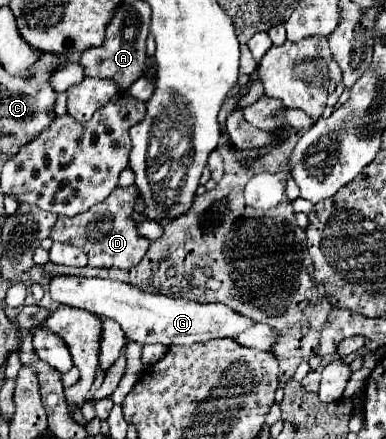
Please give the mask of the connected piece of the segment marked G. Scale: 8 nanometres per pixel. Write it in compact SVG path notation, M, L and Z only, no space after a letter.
M52 276L50 296L58 304L90 310L102 318L110 318L120 324L126 338L138 344L166 344L166 346L190 346L194 342L208 342L214 338L230 338L246 330L252 320L234 312L226 304L200 304L184 298L172 298L164 294L144 292L138 286L104 278L82 276Z

